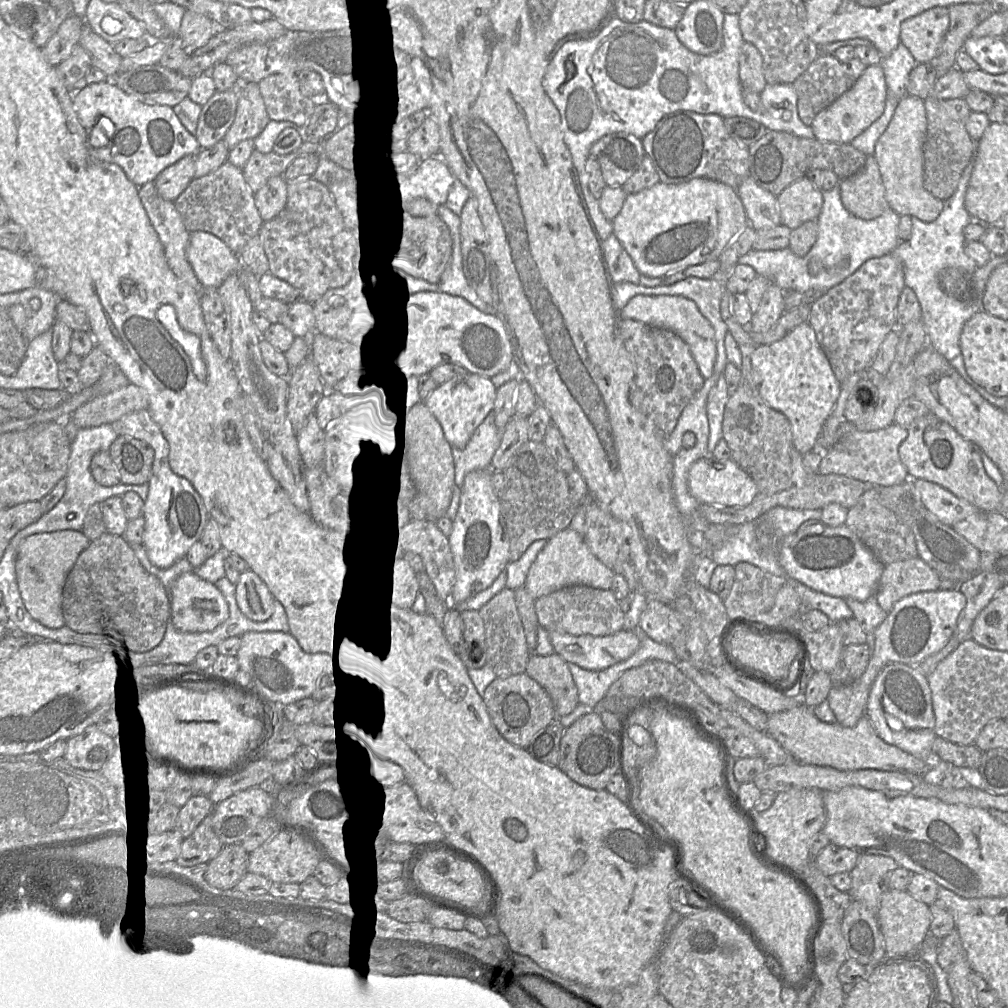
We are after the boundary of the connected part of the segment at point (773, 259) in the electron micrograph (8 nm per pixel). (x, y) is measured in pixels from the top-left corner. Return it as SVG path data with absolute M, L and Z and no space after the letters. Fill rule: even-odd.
M837 186L823 191L823 206L818 217L818 237L806 256L799 257L789 248L751 249L738 259L738 264L753 267L758 275L767 277L784 292L805 293L813 290L824 294L852 275L867 260L893 252L900 243L897 233L899 221L900 215L892 210L887 210L871 220L860 219L852 215L843 206ZM842 259L849 259L849 265L845 269L838 268Z

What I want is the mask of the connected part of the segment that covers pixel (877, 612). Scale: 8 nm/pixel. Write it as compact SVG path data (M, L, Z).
M875 595L865 601L859 601L853 598L844 599L853 612L853 617L860 623L867 635L867 644L869 646L871 657L875 643L874 632L886 619L888 612L884 611L879 606Z

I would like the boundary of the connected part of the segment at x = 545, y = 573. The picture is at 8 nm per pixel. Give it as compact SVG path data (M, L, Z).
M567 527L548 539L544 548L529 569L524 584L529 595L536 601L542 596L573 585L611 589L614 576L612 569L605 566L589 549L584 537Z

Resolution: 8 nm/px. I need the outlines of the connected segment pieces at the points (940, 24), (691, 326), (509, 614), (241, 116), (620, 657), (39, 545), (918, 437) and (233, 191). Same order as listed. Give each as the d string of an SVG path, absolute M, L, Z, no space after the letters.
M933 7L904 20L900 27L900 43L919 63L930 62L949 28L949 8Z
M637 295L623 308L621 317L671 330L688 345L704 379L708 379L713 374L716 362L715 331L710 322L701 314L694 301L682 296Z
M504 588L479 610L486 631L487 663L499 678L526 673L530 658L521 617L517 610L515 591Z
M243 83L234 121L223 141L231 149L245 139L254 139L269 121L258 83Z
M625 629L607 636L548 632L555 654L590 671L601 671L627 660L638 649L641 639L639 631Z
M59 530L33 534L18 546L15 571L18 588L29 614L42 625L57 629L65 625L62 611L62 592L66 578L80 553L90 540L82 531Z
M931 413L914 420L898 455L912 479L922 479L942 486L958 498L964 499L983 512L997 511L1003 489L985 472L981 451L964 439L952 426Z
M226 161L214 171L193 178L185 190L174 200L174 205L189 232L204 231L221 239L235 254L240 254L246 243L258 235L263 220L255 204L254 192L247 185L242 168Z

